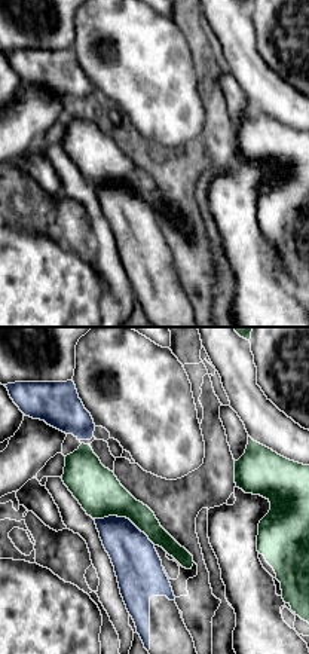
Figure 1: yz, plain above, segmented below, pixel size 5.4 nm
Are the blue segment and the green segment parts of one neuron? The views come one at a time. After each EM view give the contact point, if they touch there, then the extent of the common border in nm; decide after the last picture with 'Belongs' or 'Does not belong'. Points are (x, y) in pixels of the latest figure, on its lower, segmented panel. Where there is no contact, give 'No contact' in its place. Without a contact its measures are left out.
Touches blue at (125, 517). Shared border 360 nm

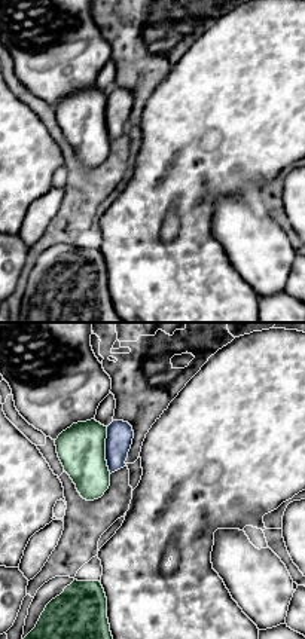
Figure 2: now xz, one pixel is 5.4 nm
Touches blue at (106, 451). Shared border 260 nm

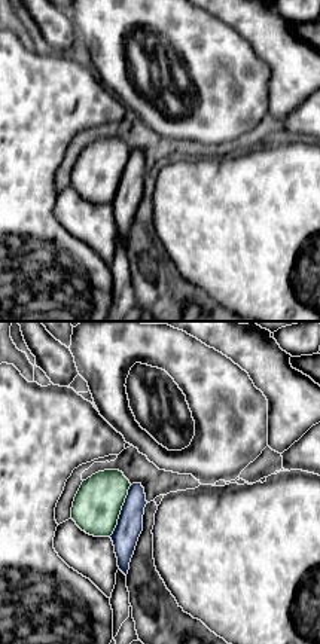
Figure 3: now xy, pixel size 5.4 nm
Touches blue at (121, 510). Shared border 300 nm

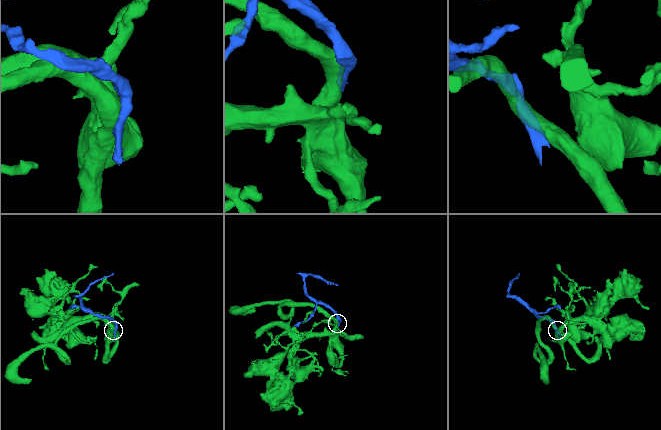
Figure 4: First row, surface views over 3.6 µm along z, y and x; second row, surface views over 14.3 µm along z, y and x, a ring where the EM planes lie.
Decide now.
Does not belong

